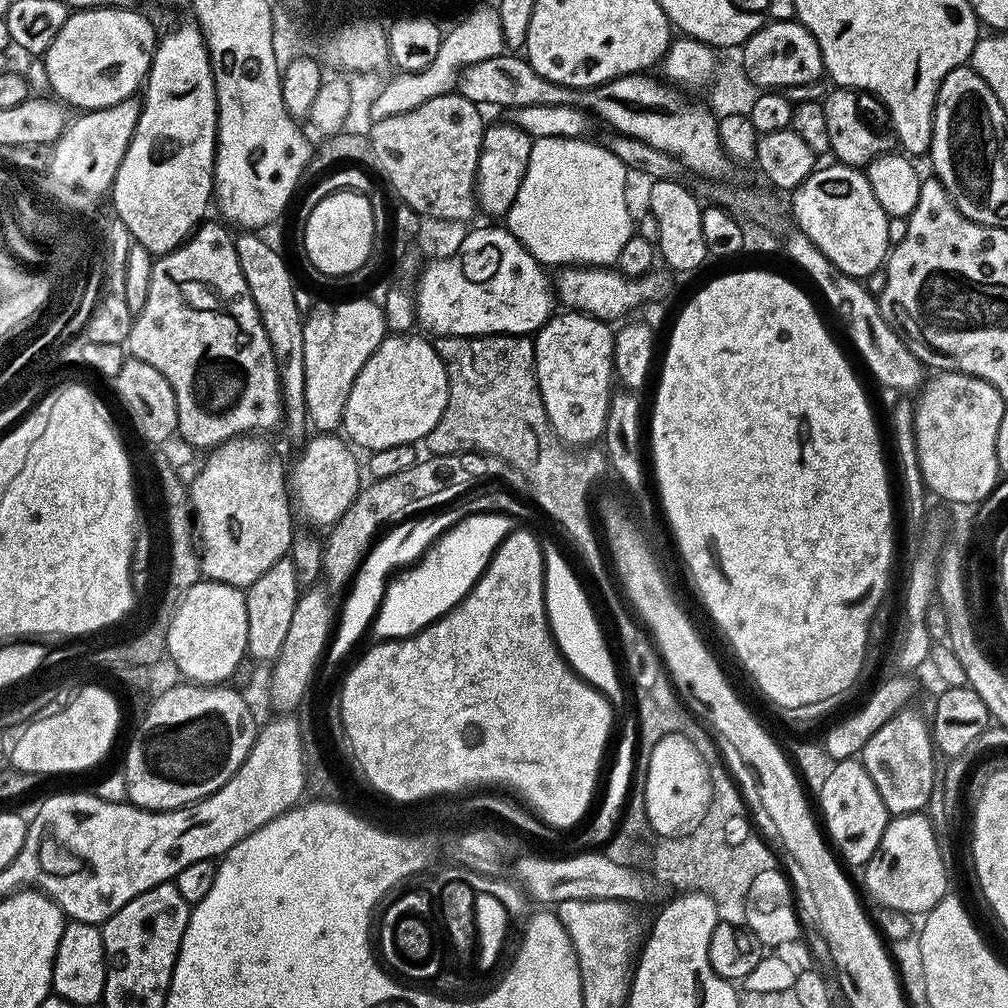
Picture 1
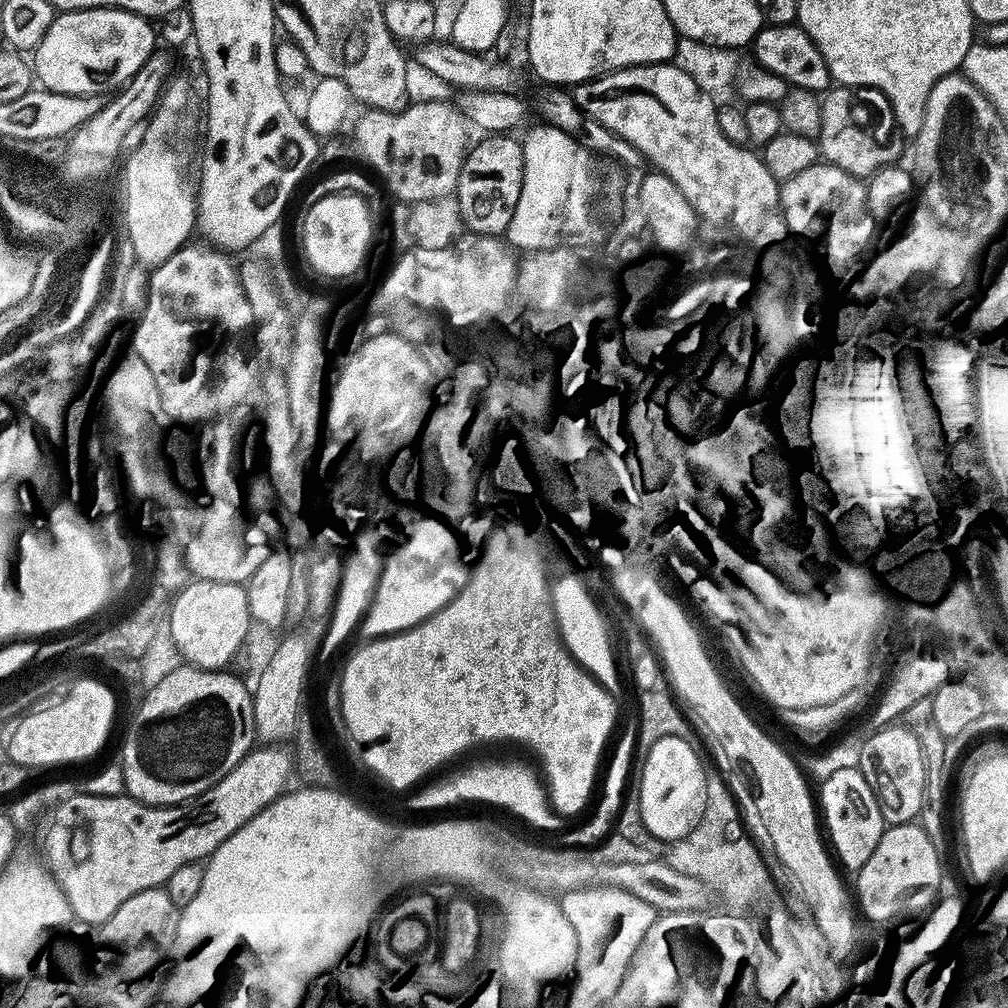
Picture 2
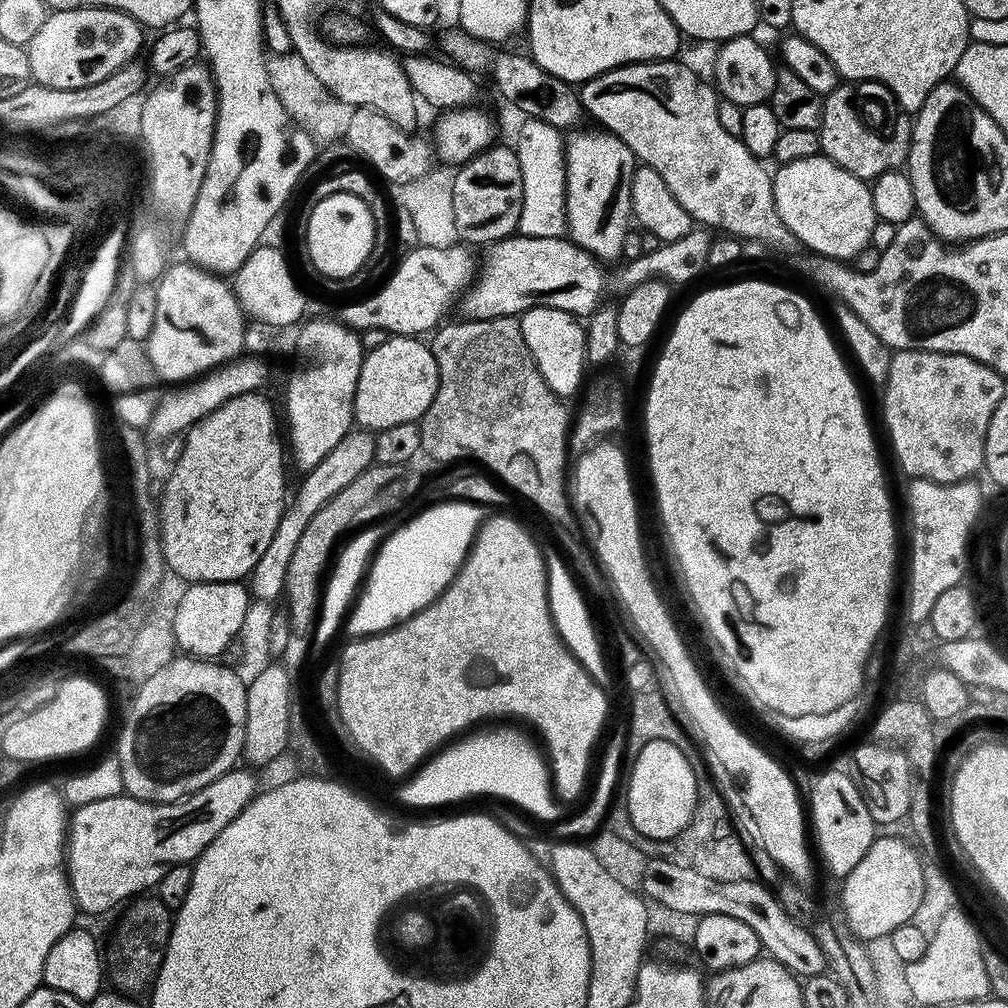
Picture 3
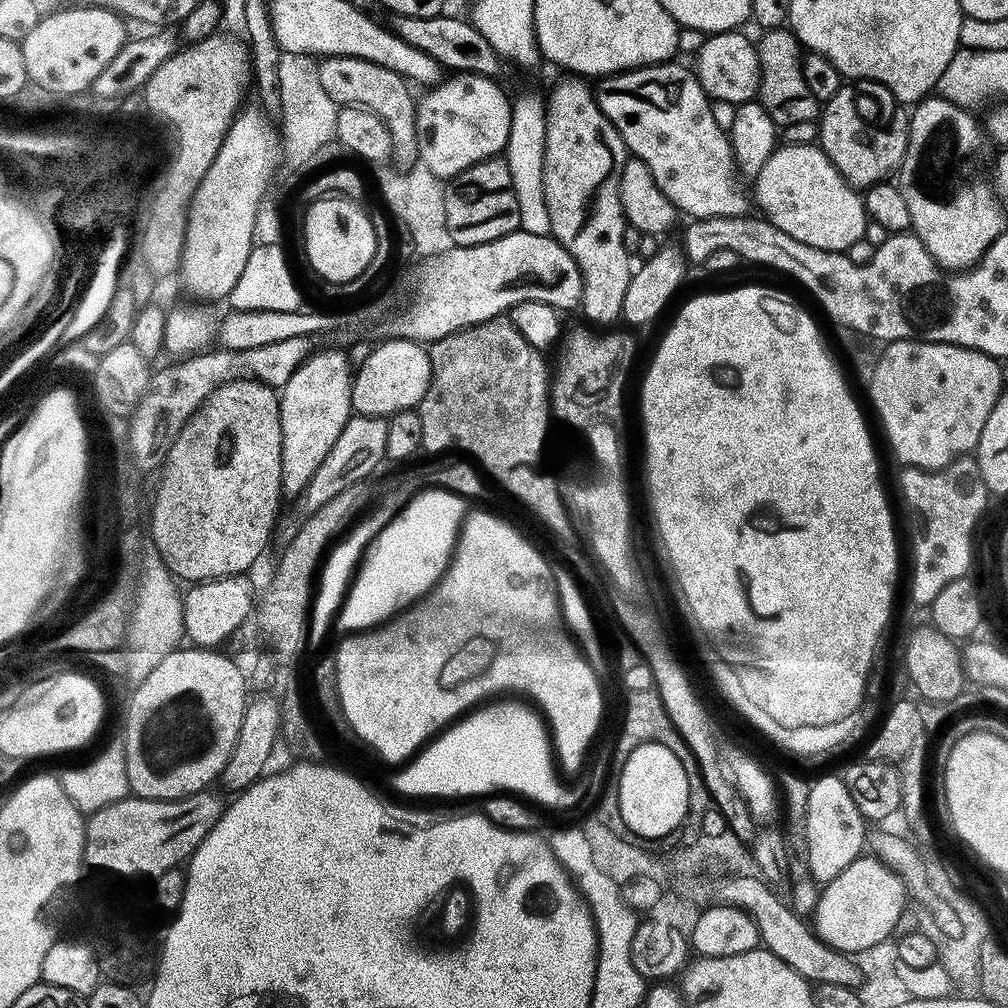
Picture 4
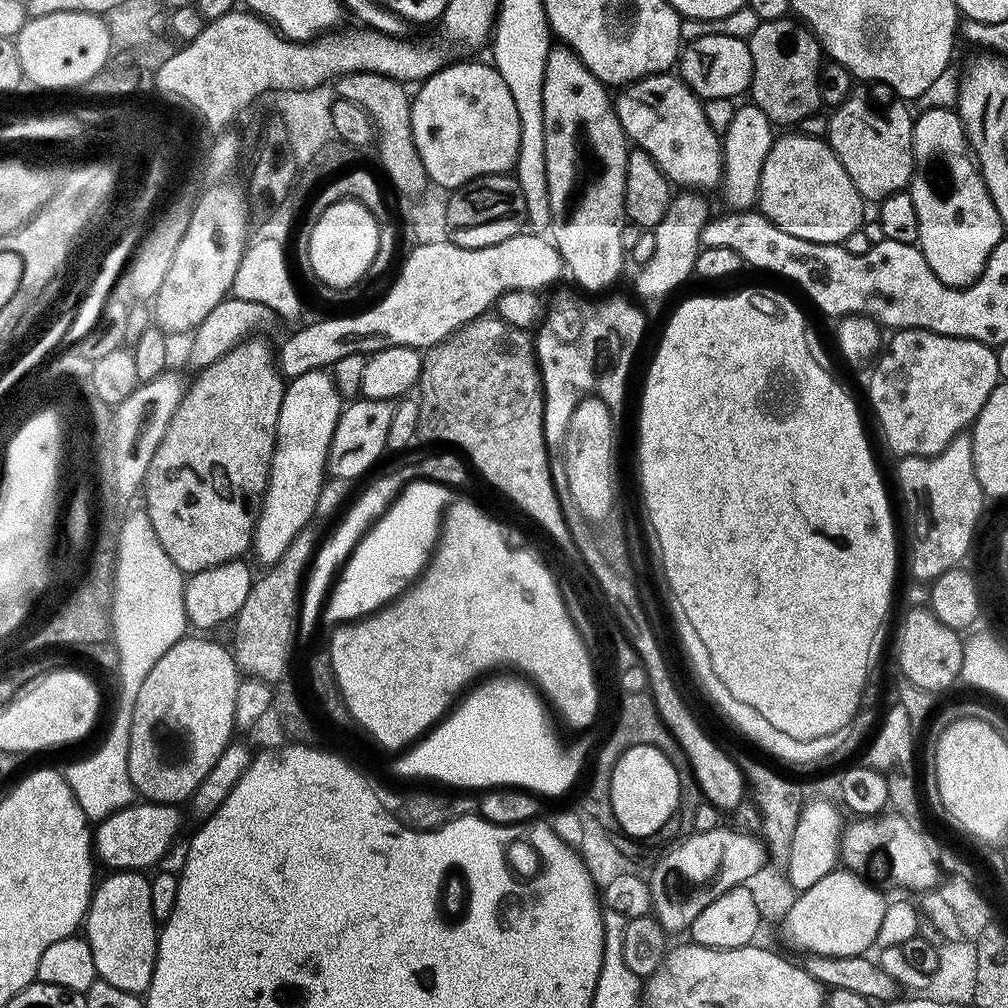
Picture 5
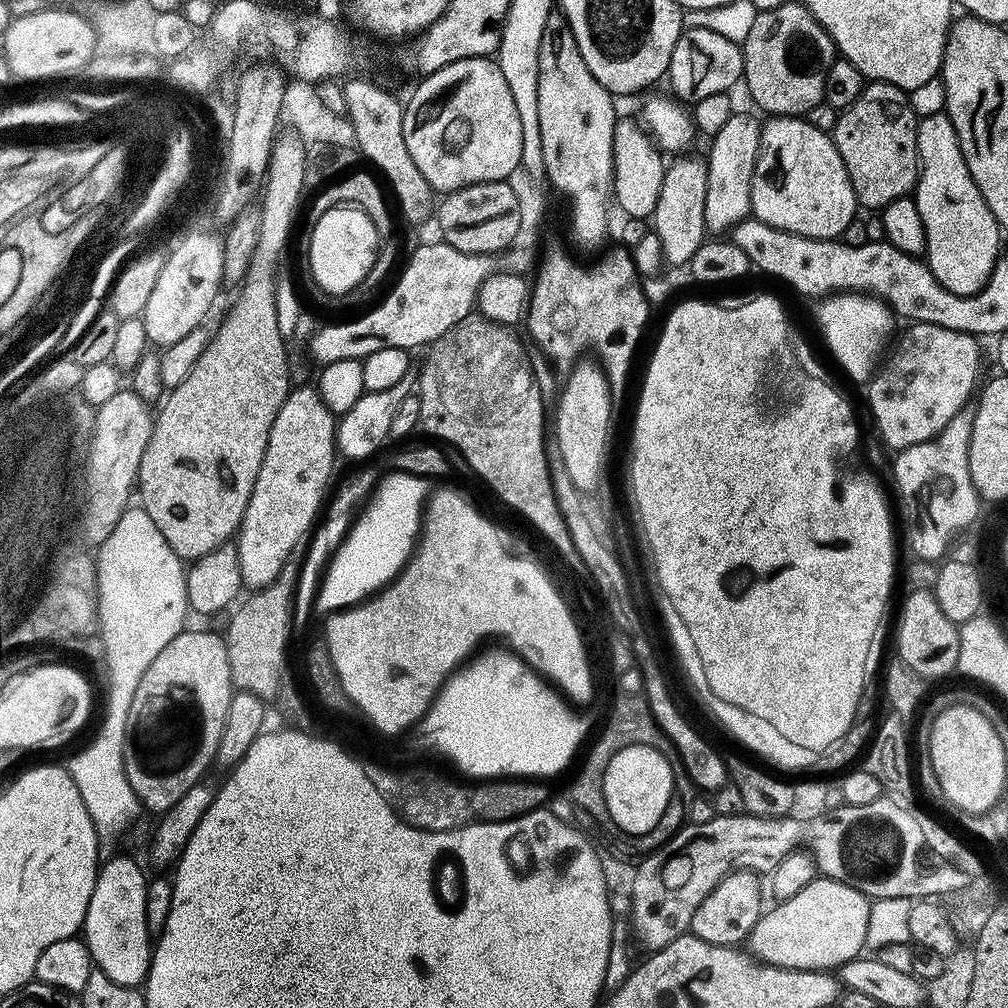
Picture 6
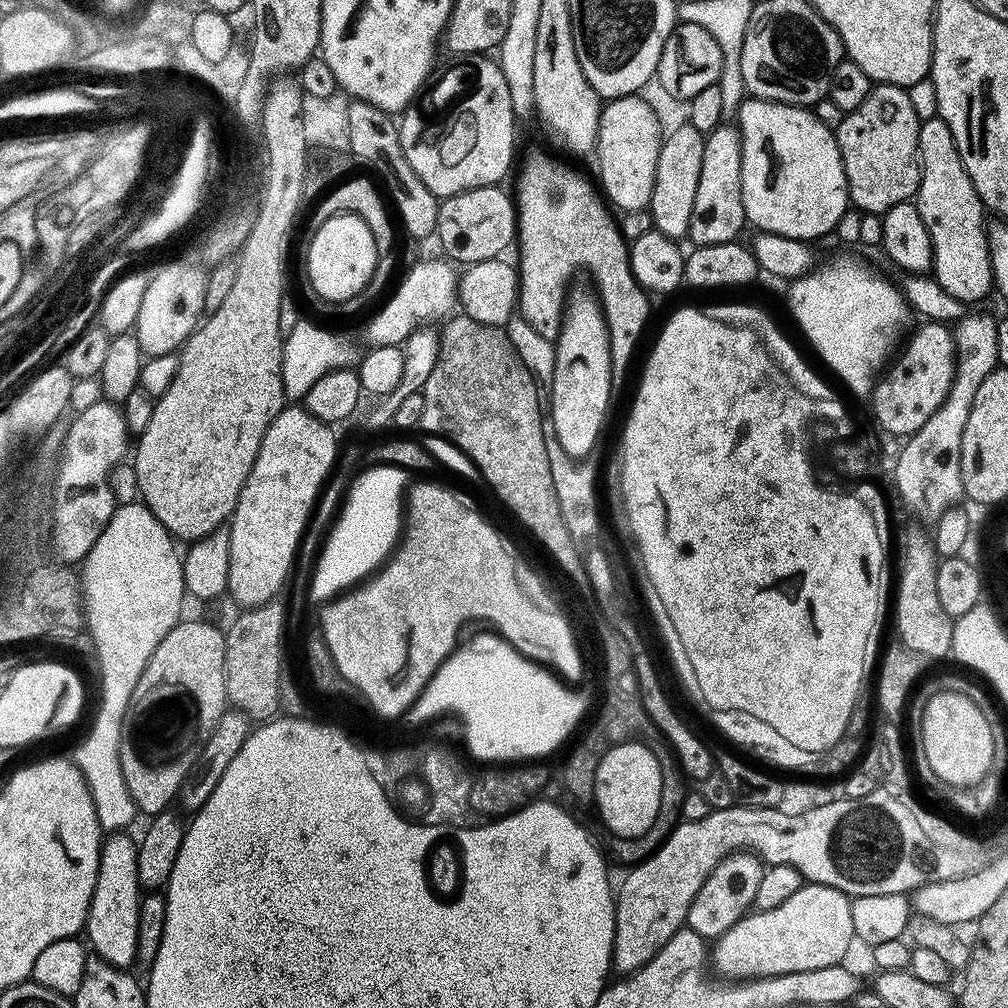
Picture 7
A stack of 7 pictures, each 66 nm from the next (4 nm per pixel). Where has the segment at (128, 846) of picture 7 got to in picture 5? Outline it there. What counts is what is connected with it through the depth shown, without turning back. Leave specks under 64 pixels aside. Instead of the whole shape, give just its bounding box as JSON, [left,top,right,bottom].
[82,870,158,995]

